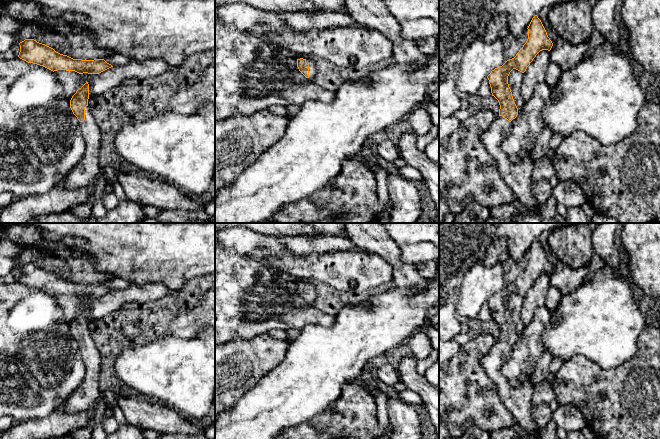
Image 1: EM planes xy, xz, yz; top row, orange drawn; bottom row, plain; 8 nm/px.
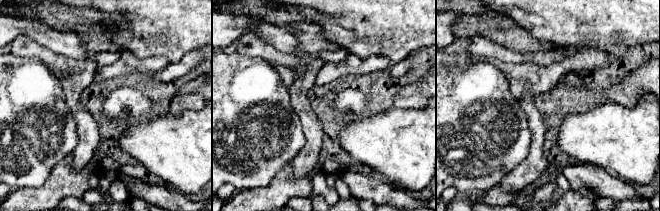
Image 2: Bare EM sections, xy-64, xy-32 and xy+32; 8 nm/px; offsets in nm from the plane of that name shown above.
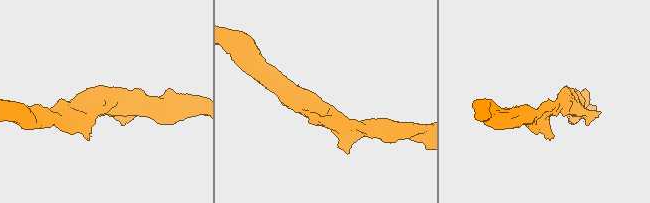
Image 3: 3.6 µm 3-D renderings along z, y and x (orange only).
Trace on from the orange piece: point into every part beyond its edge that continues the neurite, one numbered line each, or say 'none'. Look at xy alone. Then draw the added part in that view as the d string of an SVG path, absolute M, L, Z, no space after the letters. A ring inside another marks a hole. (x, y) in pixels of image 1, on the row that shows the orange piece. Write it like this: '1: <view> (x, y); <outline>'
1: xy (83, 175); M89 106L85 107L85 120L80 122L80 126L86 148L80 162L65 177L63 185L68 190L91 188L102 174L99 159L102 135Z

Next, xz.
1: xz (312, 67); M306 59L306 63L309 65L309 79L312 80L316 75L316 65L312 59Z

